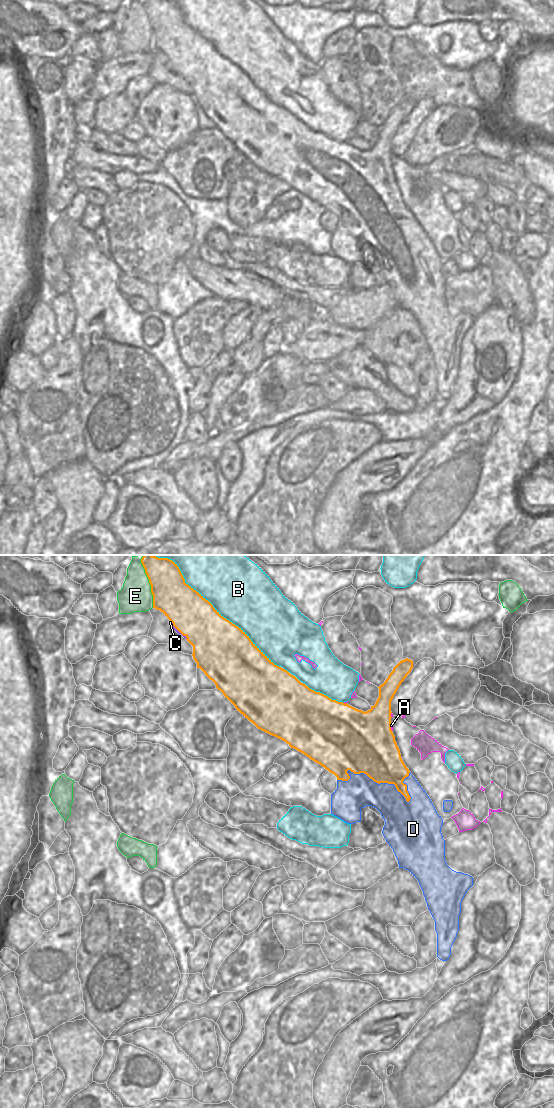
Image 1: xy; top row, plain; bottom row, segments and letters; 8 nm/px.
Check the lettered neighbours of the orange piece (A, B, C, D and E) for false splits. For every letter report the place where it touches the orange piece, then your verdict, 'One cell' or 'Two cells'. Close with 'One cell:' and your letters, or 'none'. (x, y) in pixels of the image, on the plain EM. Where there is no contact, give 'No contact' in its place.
A: Touches orange at xy (390, 167). One cell
B: Touches orange at xy (220, 54). Two cells
C: Touches orange at xy (178, 70). Two cells
D: Touches orange at xy (371, 218). Two cells
E: Touches orange at xy (150, 24). Two cells
One cell: A

